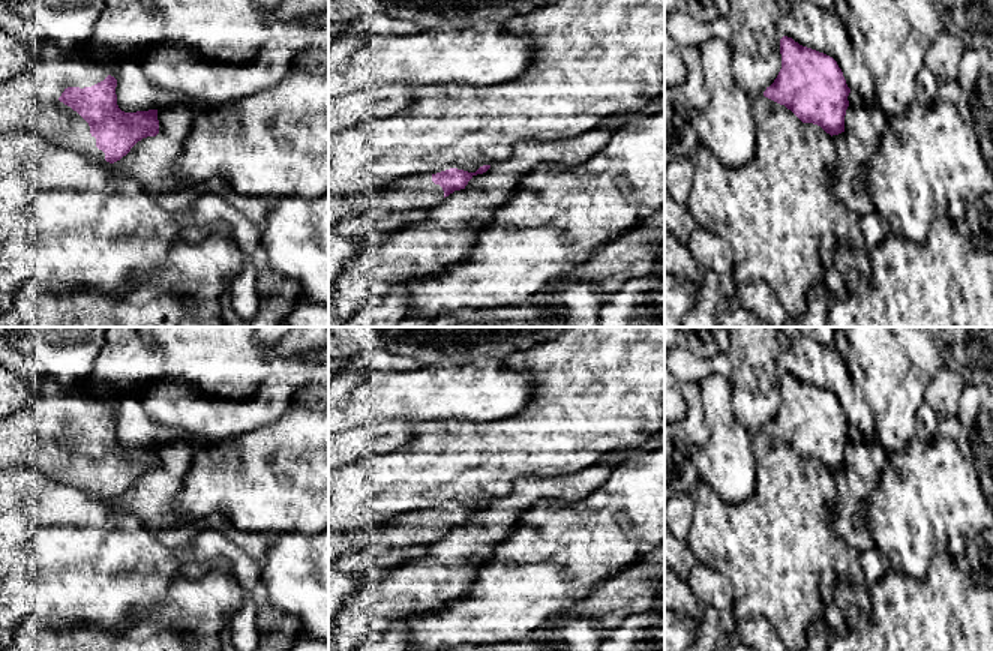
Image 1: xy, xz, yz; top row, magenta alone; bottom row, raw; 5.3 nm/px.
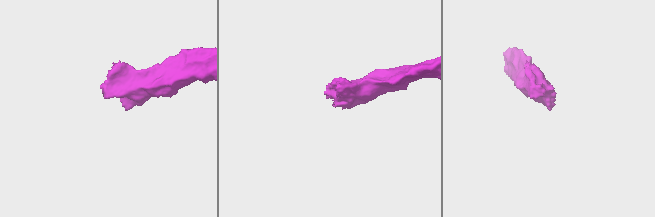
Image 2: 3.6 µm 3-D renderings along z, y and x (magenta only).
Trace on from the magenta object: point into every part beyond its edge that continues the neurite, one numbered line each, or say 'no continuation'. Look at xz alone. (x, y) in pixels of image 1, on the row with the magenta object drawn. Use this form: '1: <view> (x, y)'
1: xz (419, 192)

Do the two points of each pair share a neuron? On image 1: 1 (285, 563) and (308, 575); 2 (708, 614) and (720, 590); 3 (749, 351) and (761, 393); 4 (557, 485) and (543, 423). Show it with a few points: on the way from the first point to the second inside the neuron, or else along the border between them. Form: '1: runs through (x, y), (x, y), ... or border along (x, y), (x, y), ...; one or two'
1: runs through (291, 569), (302, 572); one
2: border along (701, 602), (719, 611); two
3: runs through (753, 362), (755, 383); one
4: border along (590, 468), (582, 468), (567, 476), (521, 479); two

